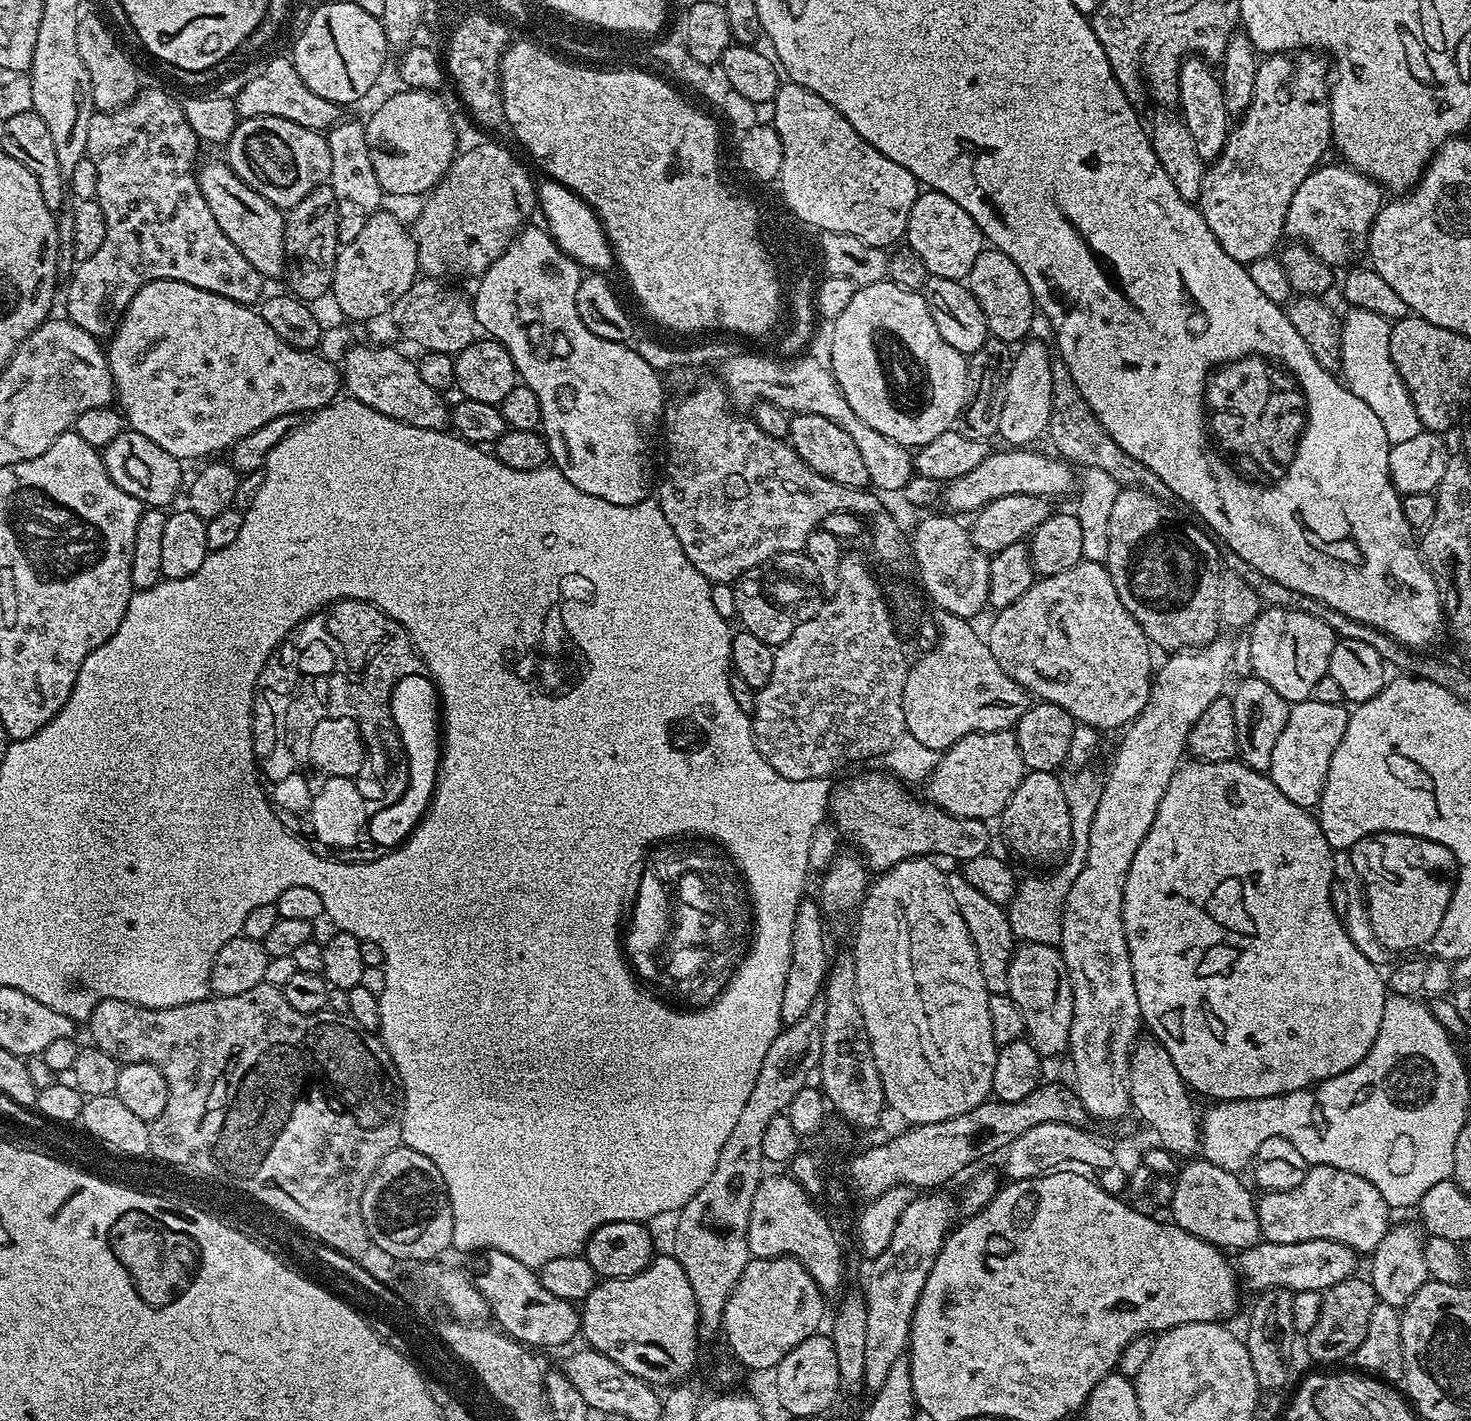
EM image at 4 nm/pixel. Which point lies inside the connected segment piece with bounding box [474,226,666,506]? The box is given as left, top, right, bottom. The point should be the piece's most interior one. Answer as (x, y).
(601, 402)

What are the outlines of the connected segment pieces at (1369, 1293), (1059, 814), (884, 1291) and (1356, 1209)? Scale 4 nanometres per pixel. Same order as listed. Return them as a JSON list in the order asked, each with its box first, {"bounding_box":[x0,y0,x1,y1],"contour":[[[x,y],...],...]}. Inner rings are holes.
[{"bounding_box":[1306,1276,1377,1366],"contour":[[[1351,1276],[1340,1283],[1327,1289],[1322,1294],[1323,1302],[1318,1322],[1307,1332],[1306,1352],[1309,1358],[1318,1363],[1318,1366],[1334,1366],[1336,1362],[1348,1359],[1366,1338],[1367,1327],[1370,1326],[1370,1314],[1373,1313],[1377,1304],[1376,1291],[1372,1286],[1371,1279],[1367,1277]]]},{"bounding_box":[1000,772,1071,862],"contour":[[[1053,772],[1025,773],[1022,782],[1000,815],[1002,830],[1009,846],[1022,858],[1050,862],[1059,861],[1071,844],[1070,812],[1065,785]]]},{"bounding_box":[862,1190,957,1389],"contour":[[[944,1190],[917,1195],[908,1203],[906,1210],[902,1210],[902,1218],[898,1218],[898,1226],[894,1226],[890,1246],[886,1246],[886,1250],[871,1261],[868,1285],[862,1288],[866,1310],[865,1389],[880,1388],[882,1382],[886,1382],[886,1374],[890,1374],[890,1366],[894,1366],[899,1356],[905,1355],[910,1344],[912,1315],[916,1312],[918,1298],[950,1231],[952,1215],[955,1217],[957,1212],[957,1201],[953,1197],[951,1200]]]},{"bounding_box":[1256,1164,1390,1254],"contour":[[[1314,1164],[1307,1169],[1304,1180],[1293,1189],[1281,1192],[1265,1191],[1256,1200],[1256,1213],[1260,1223],[1261,1237],[1269,1244],[1297,1244],[1311,1240],[1337,1240],[1350,1246],[1357,1254],[1370,1254],[1382,1242],[1390,1227],[1390,1209],[1388,1203],[1362,1178],[1353,1172],[1338,1170],[1334,1166]]]}]

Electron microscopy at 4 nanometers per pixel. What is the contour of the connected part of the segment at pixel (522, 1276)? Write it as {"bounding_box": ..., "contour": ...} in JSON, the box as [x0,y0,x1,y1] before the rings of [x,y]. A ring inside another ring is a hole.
{"bounding_box":[471,1248,581,1350],"contour":[[[493,1248],[477,1251],[471,1260],[471,1280],[488,1303],[491,1319],[497,1320],[495,1323],[505,1335],[536,1350],[560,1348],[578,1336],[581,1327],[577,1305],[570,1300],[554,1298],[533,1269]]]}

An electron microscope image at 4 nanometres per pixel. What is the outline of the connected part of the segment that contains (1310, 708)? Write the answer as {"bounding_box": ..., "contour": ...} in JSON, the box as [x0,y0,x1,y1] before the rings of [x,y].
{"bounding_box":[1267,698,1349,810],"contour":[[[1311,698],[1301,704],[1291,705],[1290,718],[1286,718],[1286,727],[1274,745],[1274,754],[1270,754],[1270,766],[1267,770],[1274,786],[1278,786],[1278,790],[1282,790],[1282,794],[1286,794],[1290,802],[1309,810],[1319,805],[1326,786],[1326,774],[1330,770],[1330,758],[1334,758],[1334,750],[1338,750],[1338,742],[1342,742],[1342,734],[1346,734],[1349,715],[1349,709],[1344,704],[1318,702]]]}

